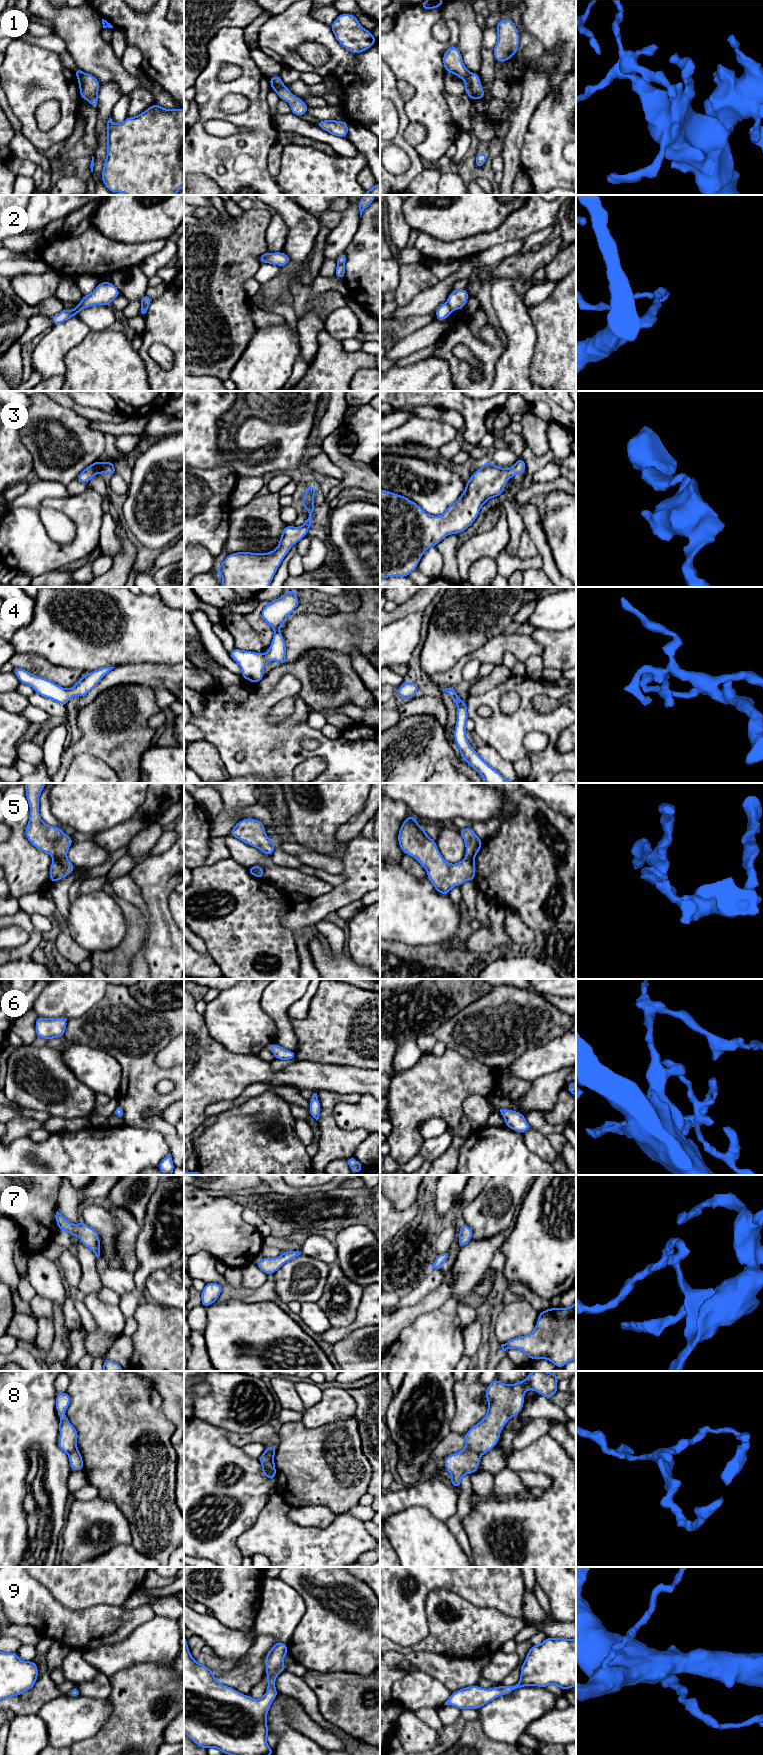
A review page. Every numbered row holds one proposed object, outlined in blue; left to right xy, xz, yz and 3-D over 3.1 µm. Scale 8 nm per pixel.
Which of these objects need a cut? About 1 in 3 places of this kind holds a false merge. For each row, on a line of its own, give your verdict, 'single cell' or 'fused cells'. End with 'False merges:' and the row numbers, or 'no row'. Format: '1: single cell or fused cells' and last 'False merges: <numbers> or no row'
1: fused cells
2: fused cells
3: single cell
4: single cell
5: fused cells
6: single cell
7: single cell
8: fused cells
9: single cell
False merges: 1, 2, 5, 8

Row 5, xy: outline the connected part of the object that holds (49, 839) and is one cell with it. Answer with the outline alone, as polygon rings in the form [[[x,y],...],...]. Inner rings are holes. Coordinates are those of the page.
[[[25,783],[26,798],[30,807],[30,817],[25,828],[26,838],[40,851],[48,853],[53,859],[67,858],[69,847],[73,843],[72,837],[66,835],[60,827],[47,825],[39,813],[39,797],[46,783]]]

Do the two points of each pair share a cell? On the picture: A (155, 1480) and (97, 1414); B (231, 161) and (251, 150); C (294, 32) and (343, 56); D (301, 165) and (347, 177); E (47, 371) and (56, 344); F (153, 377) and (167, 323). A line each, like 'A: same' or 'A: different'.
A: same
B: same
C: same
D: same
E: same
F: same

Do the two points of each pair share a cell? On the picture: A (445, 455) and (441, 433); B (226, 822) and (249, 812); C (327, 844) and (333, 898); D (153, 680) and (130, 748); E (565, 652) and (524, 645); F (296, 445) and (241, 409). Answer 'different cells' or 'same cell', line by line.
A: different cells
B: different cells
C: different cells
D: different cells
E: different cells
F: same cell

